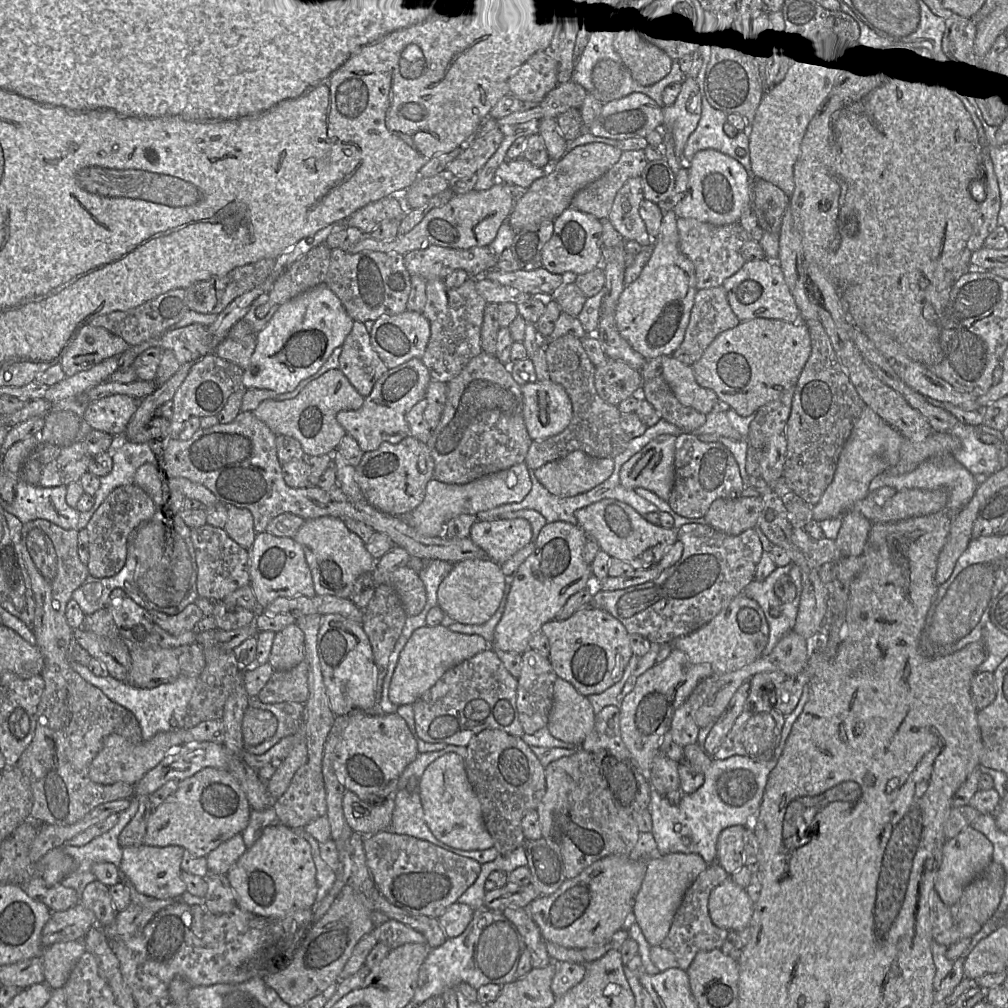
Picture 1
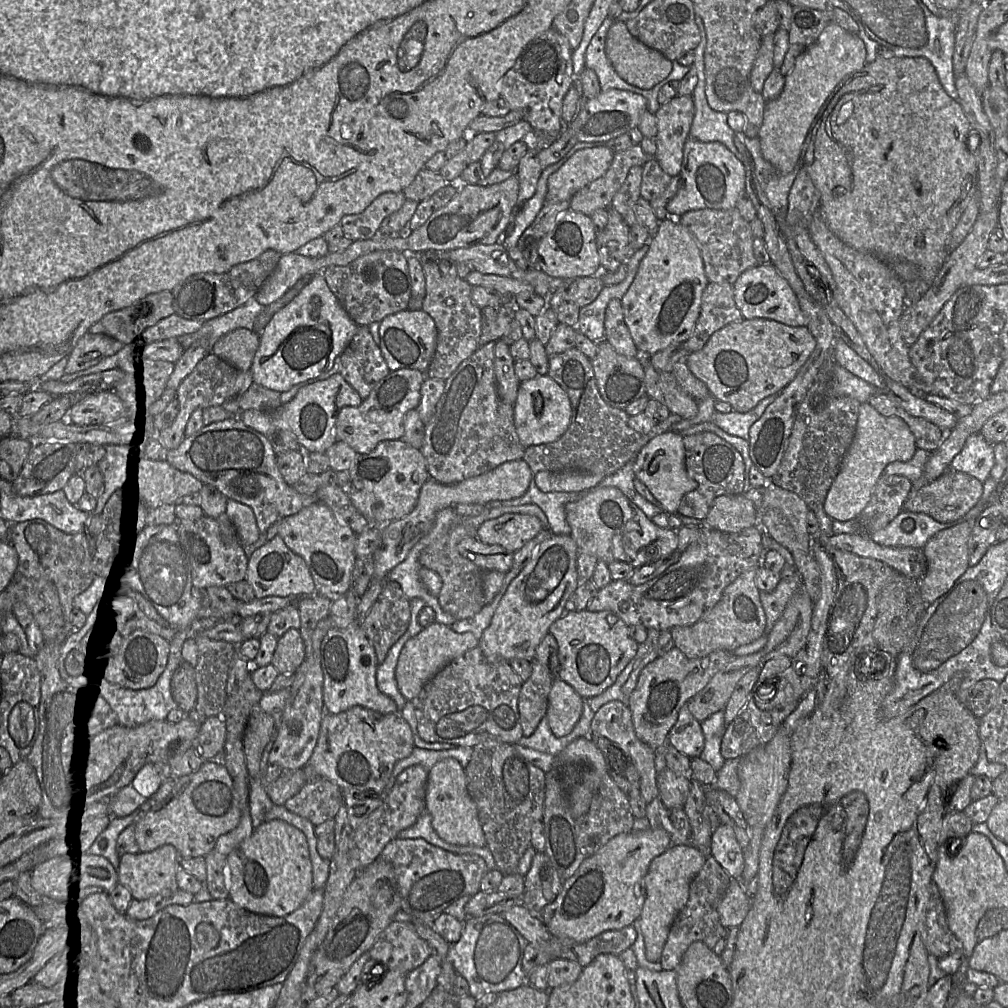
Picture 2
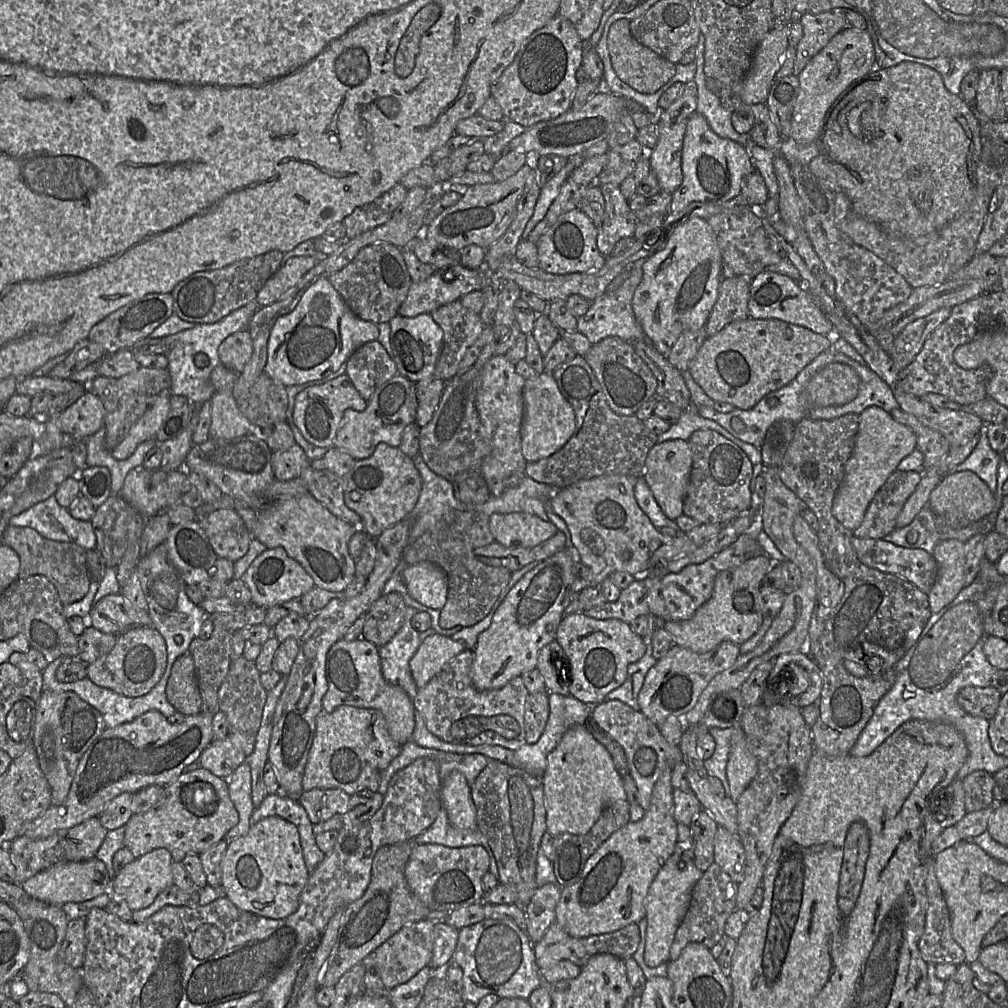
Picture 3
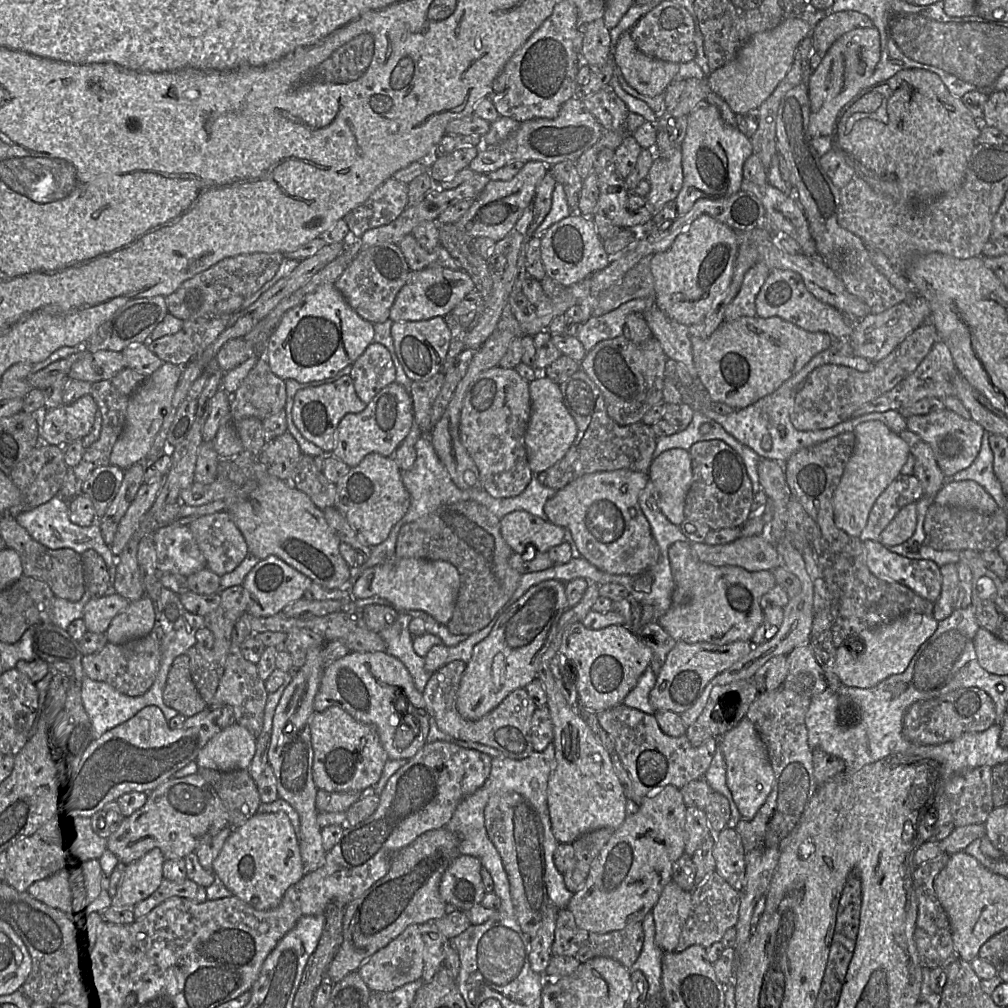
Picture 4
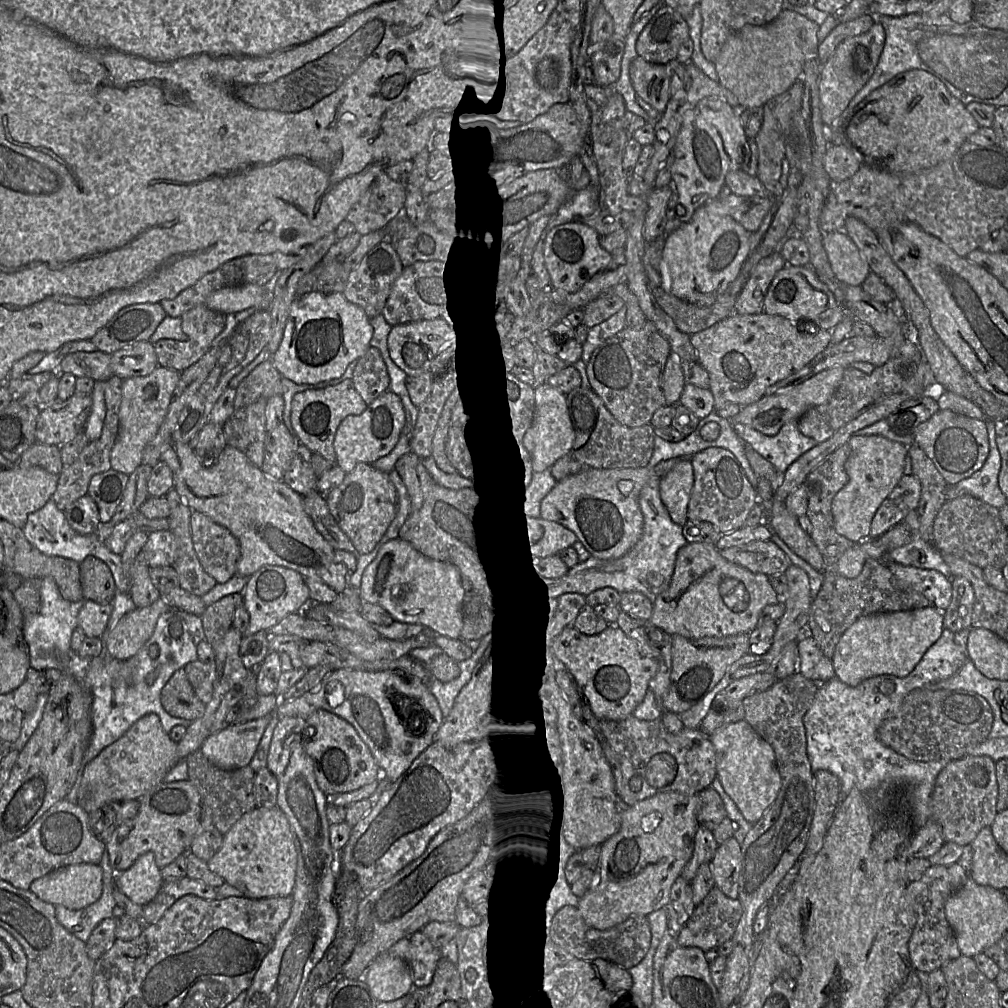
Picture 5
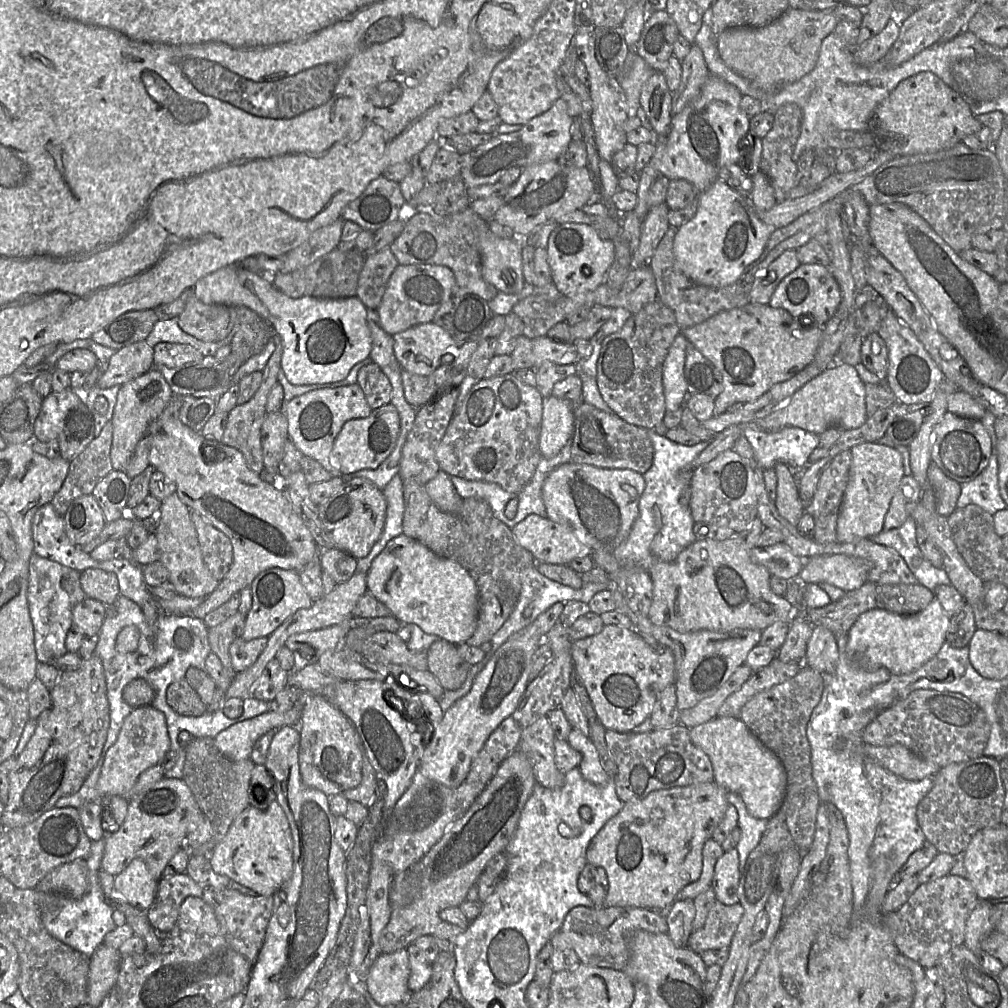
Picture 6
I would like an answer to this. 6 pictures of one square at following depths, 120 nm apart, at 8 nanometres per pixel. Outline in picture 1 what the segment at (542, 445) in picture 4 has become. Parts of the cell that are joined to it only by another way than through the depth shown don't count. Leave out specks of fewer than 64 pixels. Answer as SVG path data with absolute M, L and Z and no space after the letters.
M551 380L521 386L523 418L533 441L562 432L572 419L572 403L565 389Z

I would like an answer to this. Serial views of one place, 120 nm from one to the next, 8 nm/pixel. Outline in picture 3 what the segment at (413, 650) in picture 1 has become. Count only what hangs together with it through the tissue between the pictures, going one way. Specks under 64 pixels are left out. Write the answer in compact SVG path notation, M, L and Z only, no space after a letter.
M437 632L426 637L410 660L412 677L418 689L424 687L446 663L465 649L462 641Z

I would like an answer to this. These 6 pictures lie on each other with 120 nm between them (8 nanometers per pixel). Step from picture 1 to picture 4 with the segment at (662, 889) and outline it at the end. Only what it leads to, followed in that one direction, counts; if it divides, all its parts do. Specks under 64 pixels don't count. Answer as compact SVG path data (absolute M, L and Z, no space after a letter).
M671 881L664 887L653 907L655 943L664 952L675 951L691 911L691 902L692 892Z

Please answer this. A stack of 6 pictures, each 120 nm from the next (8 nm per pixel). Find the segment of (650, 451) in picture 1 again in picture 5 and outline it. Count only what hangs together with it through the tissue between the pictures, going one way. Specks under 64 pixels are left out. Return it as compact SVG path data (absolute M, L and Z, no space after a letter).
M691 459L679 460L674 467L660 478L659 492L672 521L683 526L687 518L688 503L694 485Z

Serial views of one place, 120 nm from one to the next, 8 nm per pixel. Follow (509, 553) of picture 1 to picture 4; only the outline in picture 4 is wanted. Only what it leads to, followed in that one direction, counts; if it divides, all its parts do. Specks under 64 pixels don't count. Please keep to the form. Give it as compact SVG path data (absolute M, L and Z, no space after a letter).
M523 510L513 511L500 519L503 539L513 552L547 553L564 542L565 529Z

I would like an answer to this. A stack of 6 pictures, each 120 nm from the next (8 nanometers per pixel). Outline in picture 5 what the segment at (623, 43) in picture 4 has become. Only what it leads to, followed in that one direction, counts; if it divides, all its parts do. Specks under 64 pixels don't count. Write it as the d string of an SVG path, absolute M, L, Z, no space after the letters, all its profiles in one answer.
M638 55L631 62L629 73L636 94L662 114L671 99L670 63L651 63Z

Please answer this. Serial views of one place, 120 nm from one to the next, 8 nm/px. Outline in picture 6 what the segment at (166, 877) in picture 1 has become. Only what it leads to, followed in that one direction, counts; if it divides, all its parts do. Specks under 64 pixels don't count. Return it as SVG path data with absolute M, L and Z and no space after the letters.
M134 858L115 876L114 888L131 906L147 911L155 900L158 881L152 877L144 860Z

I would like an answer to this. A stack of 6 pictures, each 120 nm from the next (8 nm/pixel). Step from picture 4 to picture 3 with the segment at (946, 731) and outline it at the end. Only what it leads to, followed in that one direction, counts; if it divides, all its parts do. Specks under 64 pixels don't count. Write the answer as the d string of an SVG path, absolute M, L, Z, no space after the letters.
M968 686L958 693L956 700L966 713L990 721L998 709L1001 698L1002 695L997 688Z

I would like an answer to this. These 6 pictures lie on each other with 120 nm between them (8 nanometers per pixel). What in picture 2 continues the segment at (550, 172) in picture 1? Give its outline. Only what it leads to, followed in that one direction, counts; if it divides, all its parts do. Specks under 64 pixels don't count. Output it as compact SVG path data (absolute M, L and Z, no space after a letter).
M606 146L576 151L548 177L546 203L569 201L577 191L600 178L608 170L614 155Z

